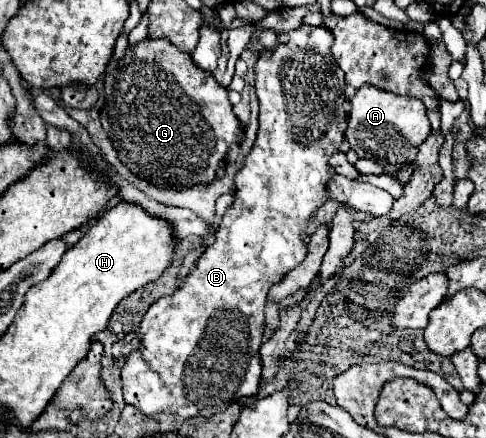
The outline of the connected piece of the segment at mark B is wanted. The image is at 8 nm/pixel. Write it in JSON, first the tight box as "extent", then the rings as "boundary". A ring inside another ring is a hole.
{"extent":[122,25,346,419],"boundary":[[[302,25],[294,31],[286,31],[278,35],[278,47],[272,49],[266,57],[264,51],[260,53],[260,59],[256,63],[256,95],[260,101],[260,129],[258,129],[258,137],[256,143],[250,151],[250,155],[244,161],[244,167],[238,171],[234,183],[236,183],[236,193],[234,193],[234,203],[226,209],[220,229],[216,229],[212,241],[208,243],[206,251],[200,255],[196,269],[186,277],[186,283],[176,289],[172,295],[158,299],[144,315],[142,323],[140,323],[140,351],[136,353],[136,359],[132,359],[132,355],[126,359],[124,367],[122,367],[122,389],[124,389],[124,399],[130,405],[136,405],[138,411],[142,411],[144,415],[154,415],[154,413],[174,413],[180,415],[184,419],[188,417],[196,417],[196,415],[204,415],[210,417],[214,413],[224,411],[228,405],[232,405],[234,401],[238,401],[240,397],[250,397],[258,393],[260,387],[260,343],[262,343],[262,333],[264,333],[264,305],[266,305],[266,295],[268,289],[278,283],[290,269],[294,269],[298,263],[304,261],[306,253],[308,253],[308,243],[306,243],[306,227],[308,221],[312,219],[312,215],[316,213],[318,207],[322,207],[330,195],[328,195],[328,181],[336,175],[334,167],[328,163],[330,157],[334,153],[340,151],[340,145],[344,141],[344,133],[340,131],[340,123],[346,119],[346,109],[342,107],[346,103],[346,83],[344,83],[344,73],[342,71],[330,71],[330,67],[336,67],[336,61],[332,57],[332,47],[334,43],[334,35],[330,29],[326,29],[324,25],[320,27],[312,27],[312,25]]]}

